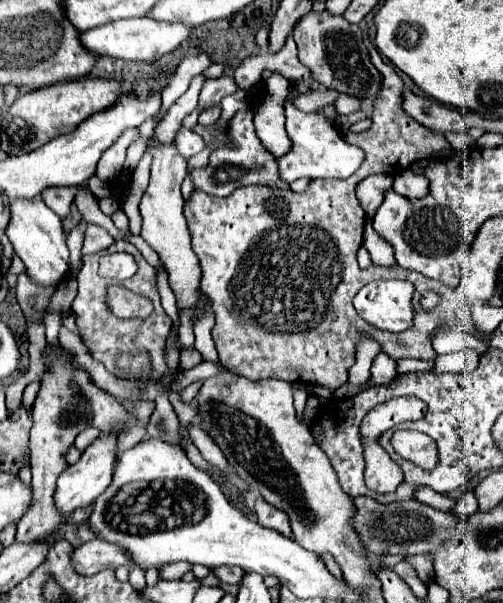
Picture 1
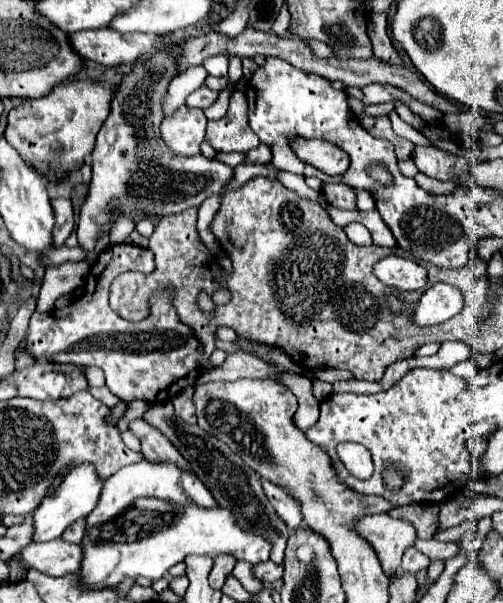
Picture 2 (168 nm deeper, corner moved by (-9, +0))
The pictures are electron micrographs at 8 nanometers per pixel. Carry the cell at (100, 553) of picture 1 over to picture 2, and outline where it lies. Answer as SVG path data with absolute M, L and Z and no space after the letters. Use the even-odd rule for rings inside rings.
M55 538L51 542L33 542L19 552L25 568L37 568L51 576L63 576L67 572L79 572L79 562L83 562L83 550L79 544Z

